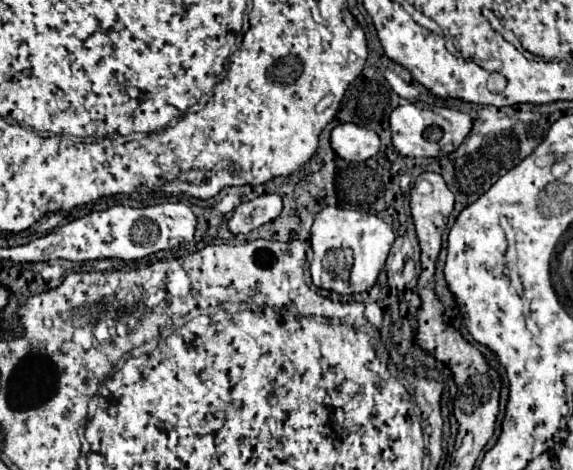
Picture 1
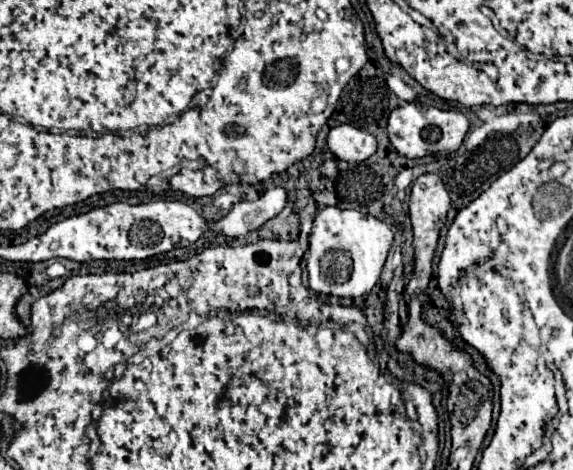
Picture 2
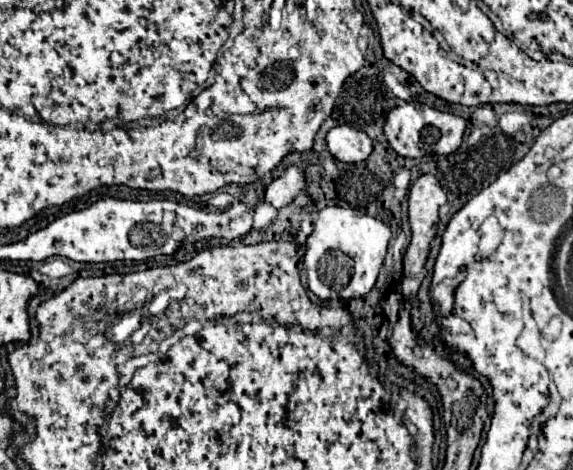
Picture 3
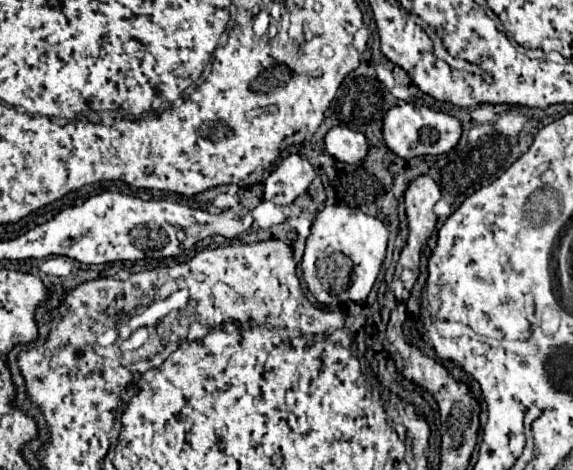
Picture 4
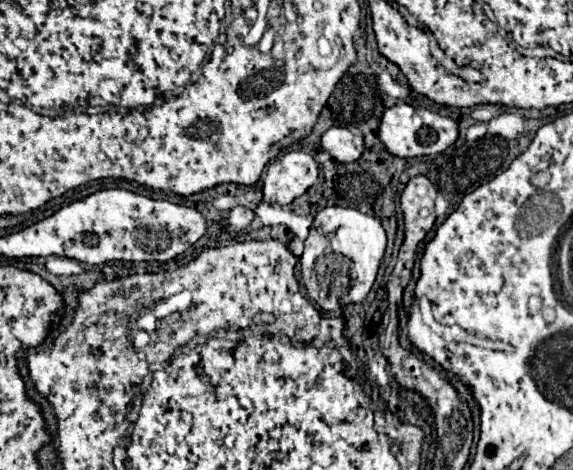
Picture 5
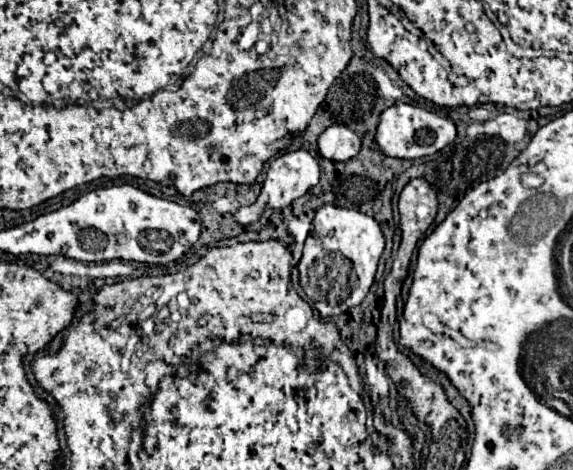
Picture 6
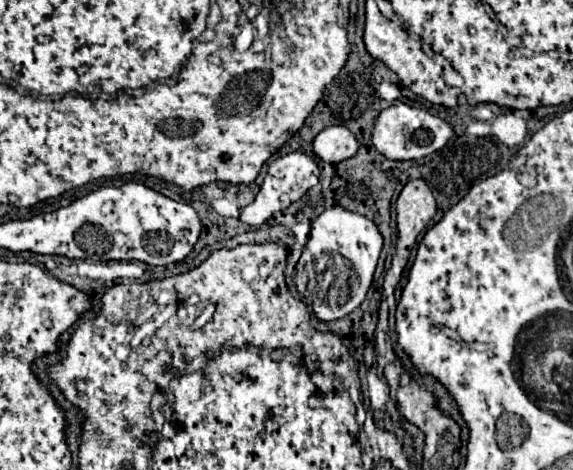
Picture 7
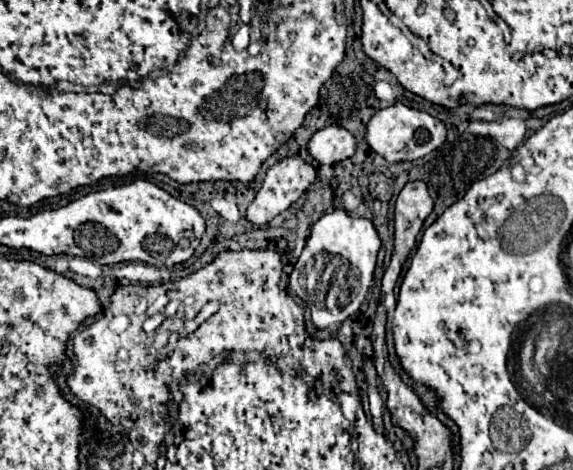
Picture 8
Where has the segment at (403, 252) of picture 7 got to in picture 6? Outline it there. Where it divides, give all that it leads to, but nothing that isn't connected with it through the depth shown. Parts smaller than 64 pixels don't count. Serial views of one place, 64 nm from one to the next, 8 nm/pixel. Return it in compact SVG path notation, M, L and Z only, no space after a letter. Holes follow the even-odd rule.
M424 178L410 180L404 190L400 192L398 212L400 212L400 228L402 228L402 242L398 254L392 264L392 274L388 280L404 280L408 274L412 252L424 232L436 218L438 202L436 194Z

